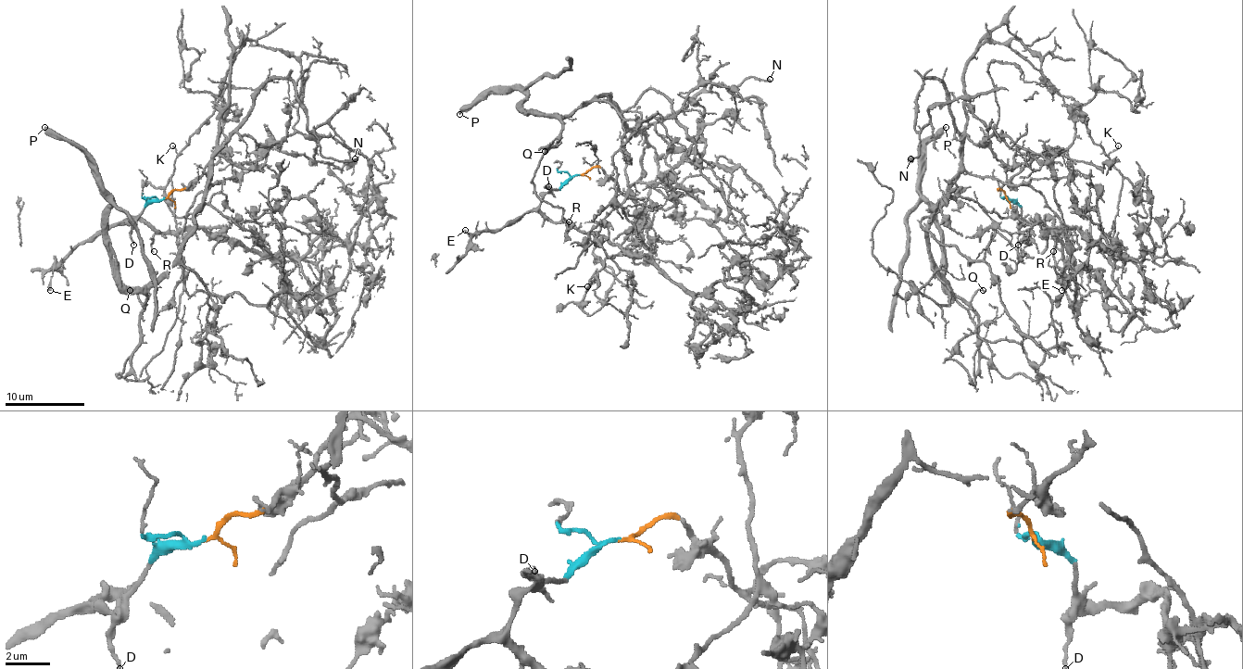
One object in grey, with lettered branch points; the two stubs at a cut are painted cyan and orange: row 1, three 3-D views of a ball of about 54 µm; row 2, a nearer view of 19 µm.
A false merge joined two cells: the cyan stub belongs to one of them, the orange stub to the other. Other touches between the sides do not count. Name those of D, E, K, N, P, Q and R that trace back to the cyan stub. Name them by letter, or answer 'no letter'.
D, E, R

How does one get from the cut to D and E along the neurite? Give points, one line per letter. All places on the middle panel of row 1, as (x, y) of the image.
D: (580, 176), (568, 180), (558, 190), (546, 187), (548, 185)
E: (580, 176), (546, 194), (530, 209), (496, 229), (467, 233), (465, 229)

